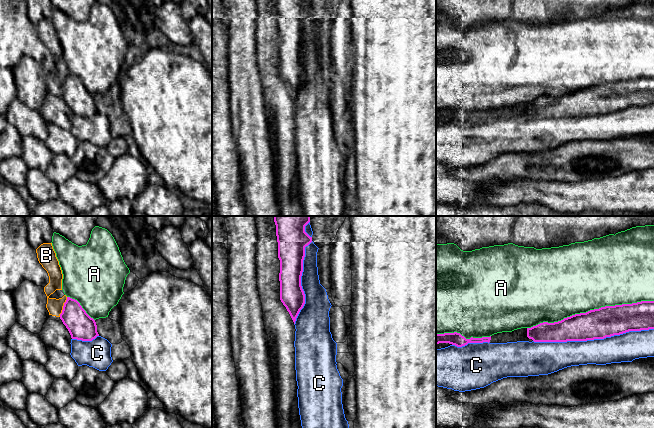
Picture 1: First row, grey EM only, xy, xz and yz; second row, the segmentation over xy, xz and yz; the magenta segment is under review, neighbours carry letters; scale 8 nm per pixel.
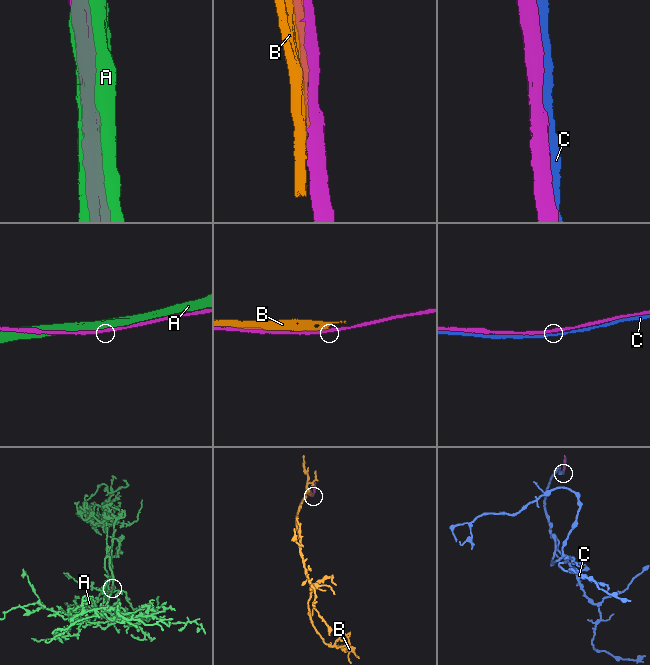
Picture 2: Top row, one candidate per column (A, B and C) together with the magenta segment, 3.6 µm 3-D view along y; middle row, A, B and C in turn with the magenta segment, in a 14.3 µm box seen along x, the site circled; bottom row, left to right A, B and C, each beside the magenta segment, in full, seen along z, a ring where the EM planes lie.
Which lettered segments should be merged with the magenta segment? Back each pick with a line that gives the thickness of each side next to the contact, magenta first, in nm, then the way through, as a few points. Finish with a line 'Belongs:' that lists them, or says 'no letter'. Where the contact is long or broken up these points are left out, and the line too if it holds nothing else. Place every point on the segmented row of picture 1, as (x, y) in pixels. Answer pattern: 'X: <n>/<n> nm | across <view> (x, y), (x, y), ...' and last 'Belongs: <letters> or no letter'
Belongs: no letter

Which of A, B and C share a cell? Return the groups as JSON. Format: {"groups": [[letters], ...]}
{"groups": [["A"], ["B"], ["C"]]}

